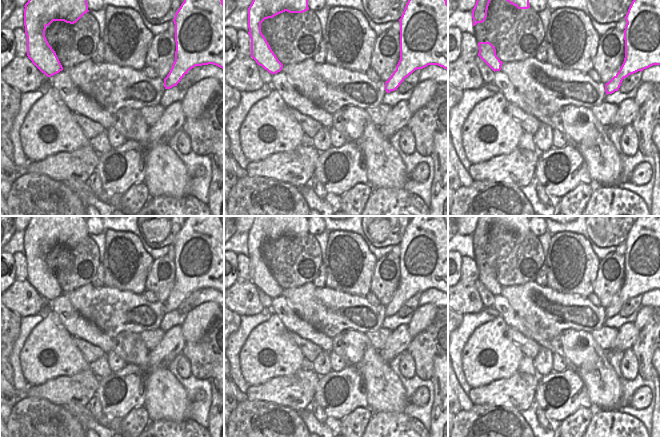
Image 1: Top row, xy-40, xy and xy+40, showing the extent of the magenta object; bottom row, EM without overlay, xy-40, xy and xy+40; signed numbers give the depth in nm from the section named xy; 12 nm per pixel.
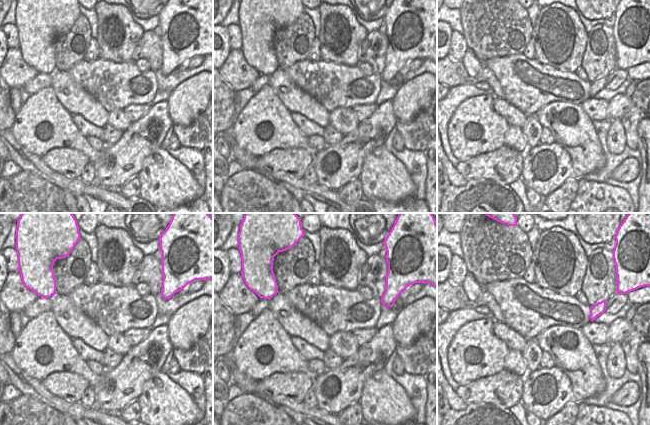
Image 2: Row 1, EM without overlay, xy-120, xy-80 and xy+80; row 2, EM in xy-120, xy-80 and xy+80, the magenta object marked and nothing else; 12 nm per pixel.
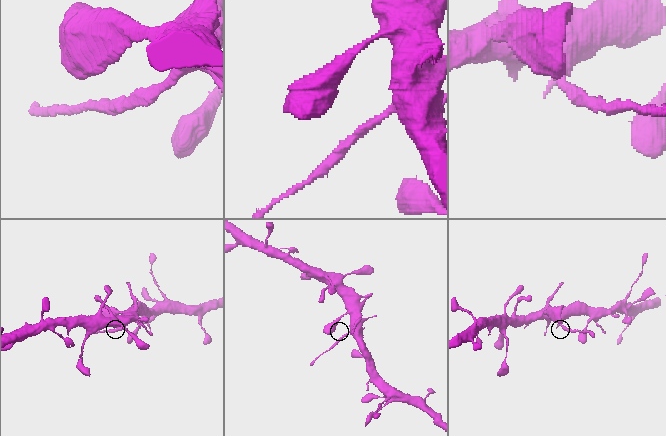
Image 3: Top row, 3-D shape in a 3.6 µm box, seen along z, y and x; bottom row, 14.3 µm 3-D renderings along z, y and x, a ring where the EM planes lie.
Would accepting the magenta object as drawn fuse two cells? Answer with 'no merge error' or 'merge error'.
merge error

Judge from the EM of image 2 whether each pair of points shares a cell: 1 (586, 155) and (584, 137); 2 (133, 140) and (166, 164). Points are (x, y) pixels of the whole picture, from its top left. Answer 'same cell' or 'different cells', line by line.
1: same cell
2: different cells

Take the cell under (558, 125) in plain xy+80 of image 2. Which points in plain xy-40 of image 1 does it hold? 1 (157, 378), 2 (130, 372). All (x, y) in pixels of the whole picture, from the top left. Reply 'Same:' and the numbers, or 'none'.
Same: 1

